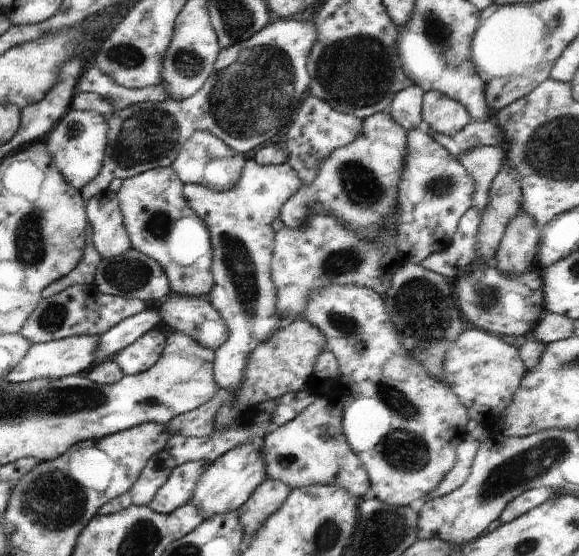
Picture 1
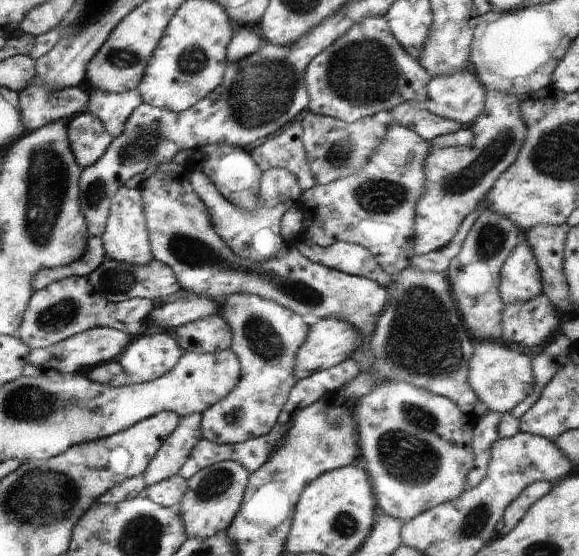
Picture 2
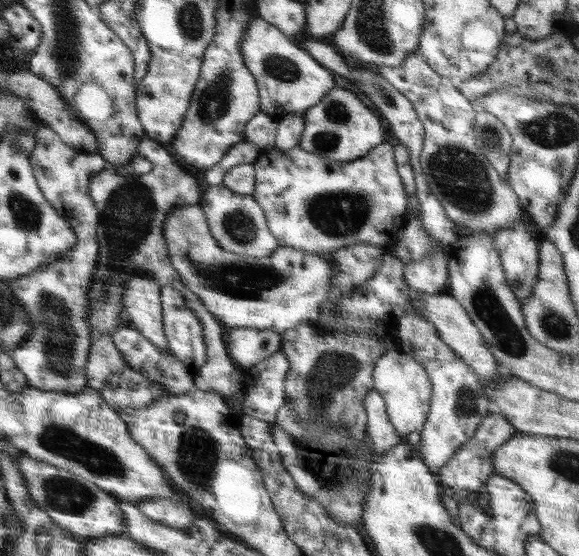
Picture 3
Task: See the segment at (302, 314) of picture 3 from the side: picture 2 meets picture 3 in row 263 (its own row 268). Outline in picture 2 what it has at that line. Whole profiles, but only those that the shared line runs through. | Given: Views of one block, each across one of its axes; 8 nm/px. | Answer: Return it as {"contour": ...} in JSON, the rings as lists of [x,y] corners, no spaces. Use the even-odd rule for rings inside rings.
{"contour":[[[170,160],[160,163],[156,172],[147,176],[140,185],[154,259],[170,266],[178,284],[190,293],[212,299],[236,294],[258,295],[273,300],[300,316],[313,314],[321,319],[342,318],[362,336],[362,344],[355,350],[352,359],[358,362],[361,372],[372,372],[374,356],[370,350],[370,340],[378,314],[389,299],[388,288],[373,280],[312,262],[302,256],[297,247],[286,242],[270,260],[252,262],[240,258],[214,230],[206,205],[196,194],[189,178],[188,169]]]}

